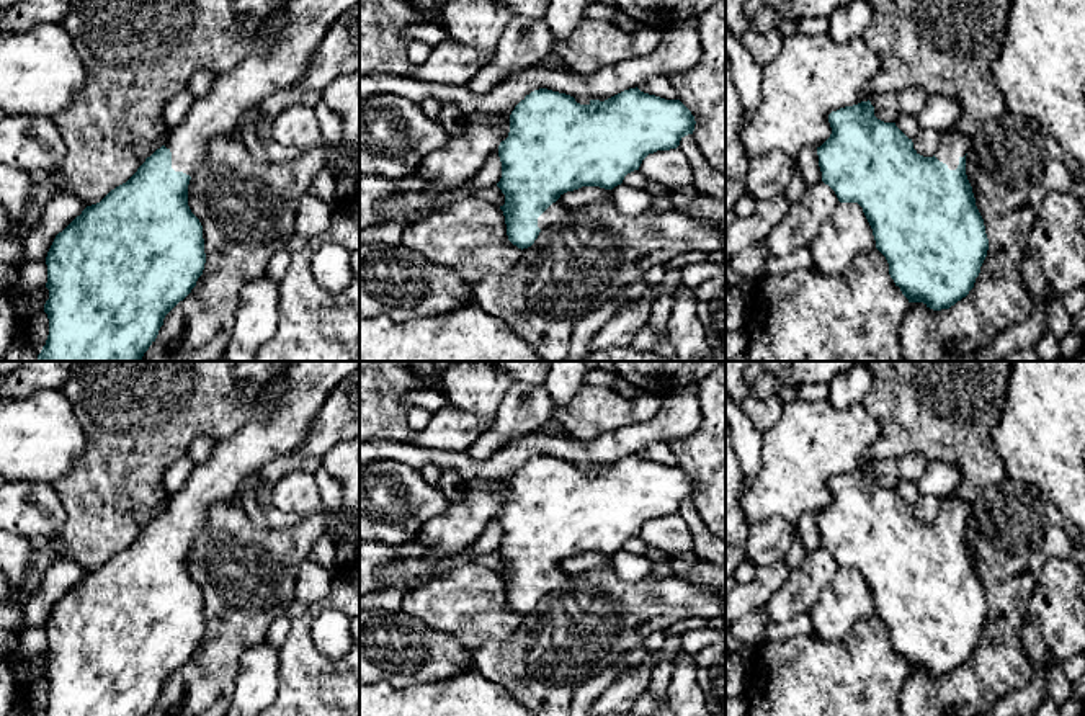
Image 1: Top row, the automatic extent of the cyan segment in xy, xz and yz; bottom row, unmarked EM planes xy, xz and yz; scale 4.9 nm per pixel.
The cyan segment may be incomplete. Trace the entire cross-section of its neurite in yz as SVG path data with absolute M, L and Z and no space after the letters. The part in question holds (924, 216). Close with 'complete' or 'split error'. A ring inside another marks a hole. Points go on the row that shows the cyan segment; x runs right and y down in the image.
M869 100L832 111L828 123L832 134L817 147L822 181L835 191L840 203L858 203L863 208L876 248L886 257L895 286L909 302L923 302L933 311L949 309L966 298L974 288L989 250L984 219L966 175L969 139L954 128L940 131L941 141L936 154L923 157L895 123L884 123L874 116Z; split error

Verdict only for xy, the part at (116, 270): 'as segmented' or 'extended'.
extended

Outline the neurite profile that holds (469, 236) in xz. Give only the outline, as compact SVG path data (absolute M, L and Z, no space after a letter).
M474 196L405 226L402 244L430 262L456 270L469 288L485 276L508 275L523 252L508 240L500 206Z

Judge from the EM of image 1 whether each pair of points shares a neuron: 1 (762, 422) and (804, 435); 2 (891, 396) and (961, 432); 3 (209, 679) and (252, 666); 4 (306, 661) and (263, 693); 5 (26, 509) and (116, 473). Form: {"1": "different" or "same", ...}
{"1": "different", "2": "same", "3": "different", "4": "different", "5": "different"}

